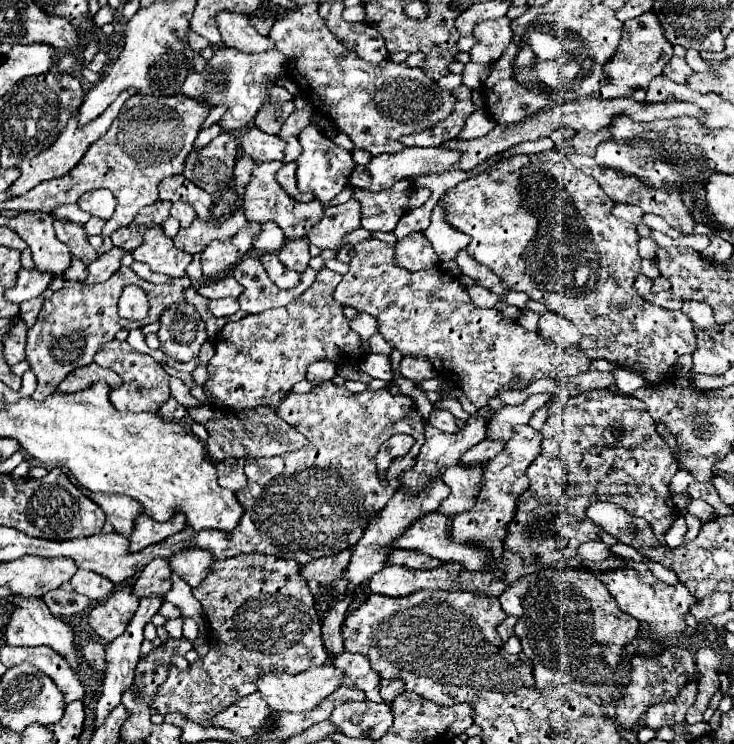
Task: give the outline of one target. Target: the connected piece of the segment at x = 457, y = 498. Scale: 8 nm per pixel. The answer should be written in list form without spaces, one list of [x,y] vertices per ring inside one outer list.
[[[461,464],[447,468],[447,472],[441,478],[449,486],[451,494],[441,502],[437,512],[443,516],[457,516],[469,510],[475,504],[477,492],[481,488],[481,474],[483,468],[469,470],[469,468],[461,468]]]

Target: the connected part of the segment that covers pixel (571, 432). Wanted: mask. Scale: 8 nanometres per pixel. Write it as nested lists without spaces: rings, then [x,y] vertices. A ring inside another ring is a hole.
[[[557,342],[551,344],[559,350],[561,362],[557,374],[558,395],[553,395],[545,425],[541,429],[543,440],[539,456],[555,456],[561,460],[567,472],[565,494],[555,502],[543,504],[537,500],[535,492],[525,490],[517,498],[517,512],[513,520],[507,524],[507,536],[503,540],[505,548],[521,554],[527,564],[561,566],[577,554],[577,548],[583,542],[601,540],[605,544],[615,544],[611,534],[587,520],[585,508],[593,502],[613,502],[629,514],[645,518],[655,536],[663,542],[663,534],[677,518],[677,506],[669,494],[669,482],[677,472],[677,462],[657,434],[653,418],[639,398],[613,396],[609,394],[609,386],[589,392],[579,392],[575,386],[575,394],[571,394],[561,386],[563,380],[573,378],[569,373],[571,355],[570,358],[567,355],[567,348],[571,346]],[[613,422],[623,424],[623,436],[613,434]]]

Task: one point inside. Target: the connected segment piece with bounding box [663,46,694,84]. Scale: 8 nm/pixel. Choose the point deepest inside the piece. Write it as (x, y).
(677, 69)

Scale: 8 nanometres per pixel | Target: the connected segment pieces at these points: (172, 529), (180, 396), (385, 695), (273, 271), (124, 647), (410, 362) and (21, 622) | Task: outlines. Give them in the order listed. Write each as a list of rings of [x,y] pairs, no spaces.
[[[181,514],[173,516],[173,520],[169,522],[157,522],[157,520],[151,520],[149,516],[139,516],[135,522],[135,530],[129,538],[131,552],[139,552],[155,542],[161,542],[167,536],[181,532],[183,528],[185,528],[185,516]]]
[[[171,378],[171,390],[173,390],[173,398],[179,404],[183,404],[185,408],[197,408],[197,406],[201,406],[201,402],[191,396],[189,388],[179,378]]]
[[[383,678],[381,680],[381,698],[387,702],[393,702],[397,694],[401,694],[403,688],[403,680],[395,680],[395,678]]]
[[[261,254],[259,260],[265,266],[267,276],[271,278],[271,282],[277,284],[279,288],[289,290],[289,288],[293,288],[293,286],[299,284],[299,274],[293,272],[293,270],[289,270],[289,268],[285,268],[281,264],[281,260],[277,258],[277,254]]]
[[[151,594],[151,596],[145,596],[141,602],[139,602],[139,608],[135,612],[135,616],[131,618],[127,630],[115,638],[113,642],[107,644],[107,672],[105,672],[105,678],[103,678],[103,686],[101,686],[101,696],[97,700],[97,706],[95,706],[95,728],[99,724],[103,724],[103,720],[109,716],[109,712],[121,704],[121,696],[127,688],[131,688],[133,684],[133,670],[137,666],[137,660],[139,660],[139,654],[141,654],[141,642],[143,642],[143,628],[145,624],[153,618],[153,614],[159,612],[159,606],[161,606],[161,598]]]
[[[403,356],[403,360],[399,362],[399,370],[401,370],[401,376],[418,383],[424,380],[431,380],[435,378],[435,370],[431,364],[427,364],[425,360],[417,360],[417,358],[409,358],[409,356]]]
[[[11,594],[9,598],[9,604],[13,604],[13,614],[9,618],[9,626],[7,626],[7,634],[5,634],[5,642],[7,644],[13,644],[13,646],[49,646],[57,652],[61,652],[67,662],[73,666],[75,672],[79,672],[77,668],[77,660],[75,660],[75,640],[73,640],[73,630],[53,618],[43,602],[43,598],[35,596],[35,598],[25,598],[25,596],[17,596],[17,594]]]

